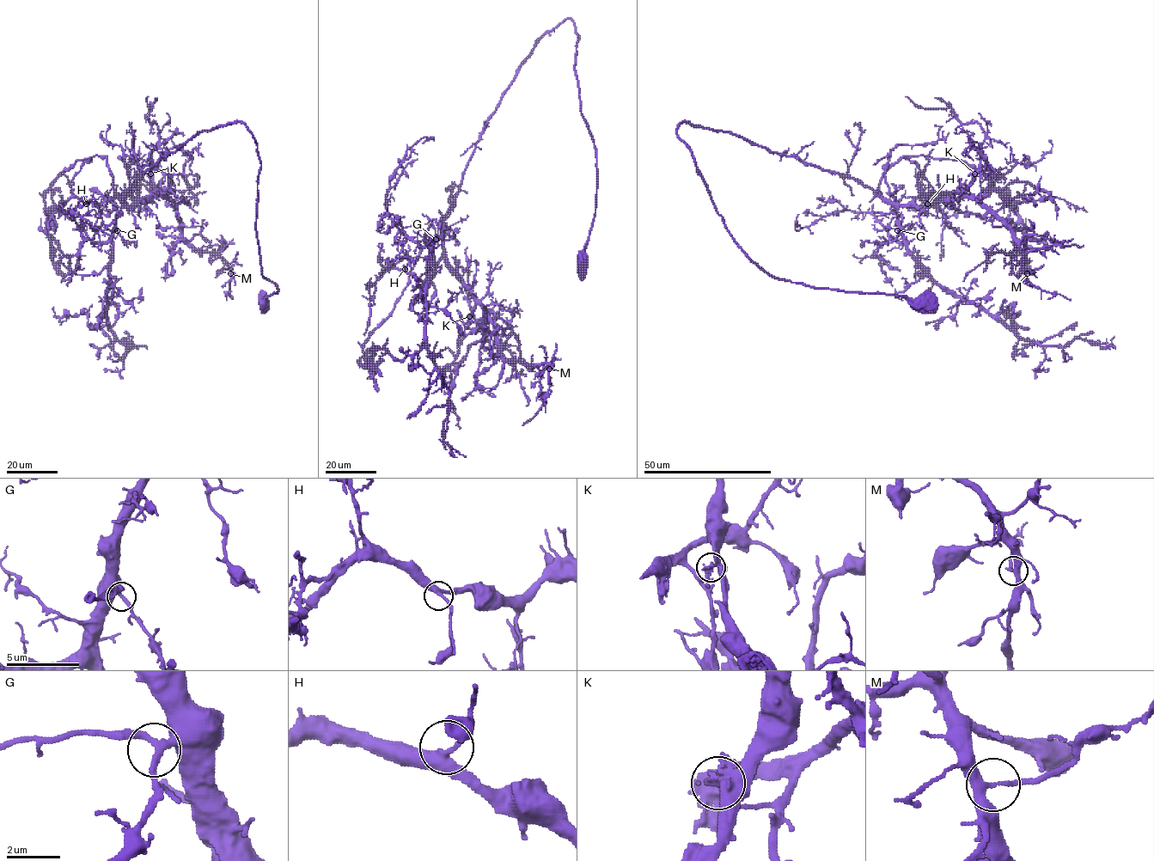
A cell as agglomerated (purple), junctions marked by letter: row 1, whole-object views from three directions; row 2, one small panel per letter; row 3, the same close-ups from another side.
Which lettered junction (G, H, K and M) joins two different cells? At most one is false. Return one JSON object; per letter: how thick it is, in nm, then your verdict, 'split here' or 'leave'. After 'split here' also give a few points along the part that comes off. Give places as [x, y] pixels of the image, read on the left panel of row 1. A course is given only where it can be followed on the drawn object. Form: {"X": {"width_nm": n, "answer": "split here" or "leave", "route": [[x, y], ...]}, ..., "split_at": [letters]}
{"G": {"width_nm": 240, "answer": "leave"}, "H": {"width_nm": 300, "answer": "leave"}, "K": {"width_nm": 240, "answer": "split here", "route": [[149, 174], [149, 175], [146, 171], [155, 167], [164, 153], [175, 148], [191, 154], [190, 169], [192, 172]]}, "M": {"width_nm": 240, "answer": "leave"}, "split_at": ["K"]}

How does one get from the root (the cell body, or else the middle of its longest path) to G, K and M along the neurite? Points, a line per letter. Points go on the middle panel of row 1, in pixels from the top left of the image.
G: (584, 264), (596, 152), (581, 111), (579, 38), (569, 18), (540, 39), (491, 116), (436, 239)
K: (584, 264), (596, 152), (566, 18), (520, 68), (442, 219), (468, 316)
M: (584, 264), (596, 152), (566, 18), (491, 116), (442, 222), (448, 268), (501, 353), (549, 369)

